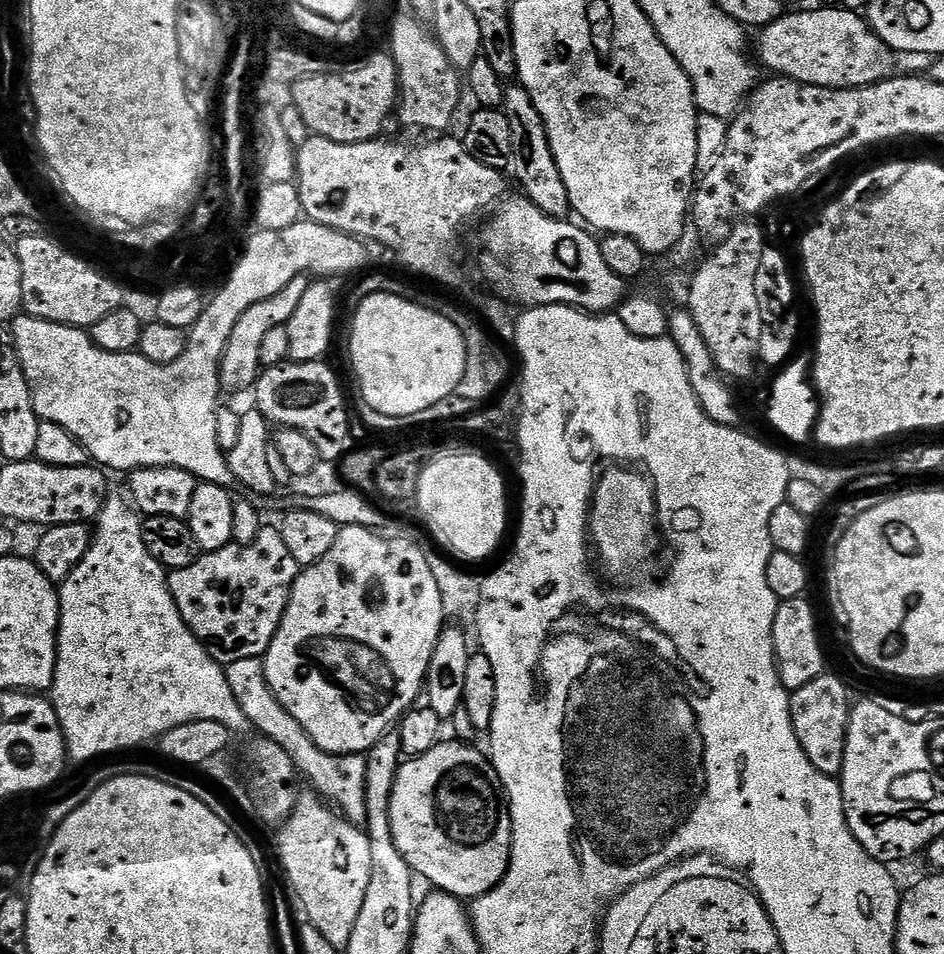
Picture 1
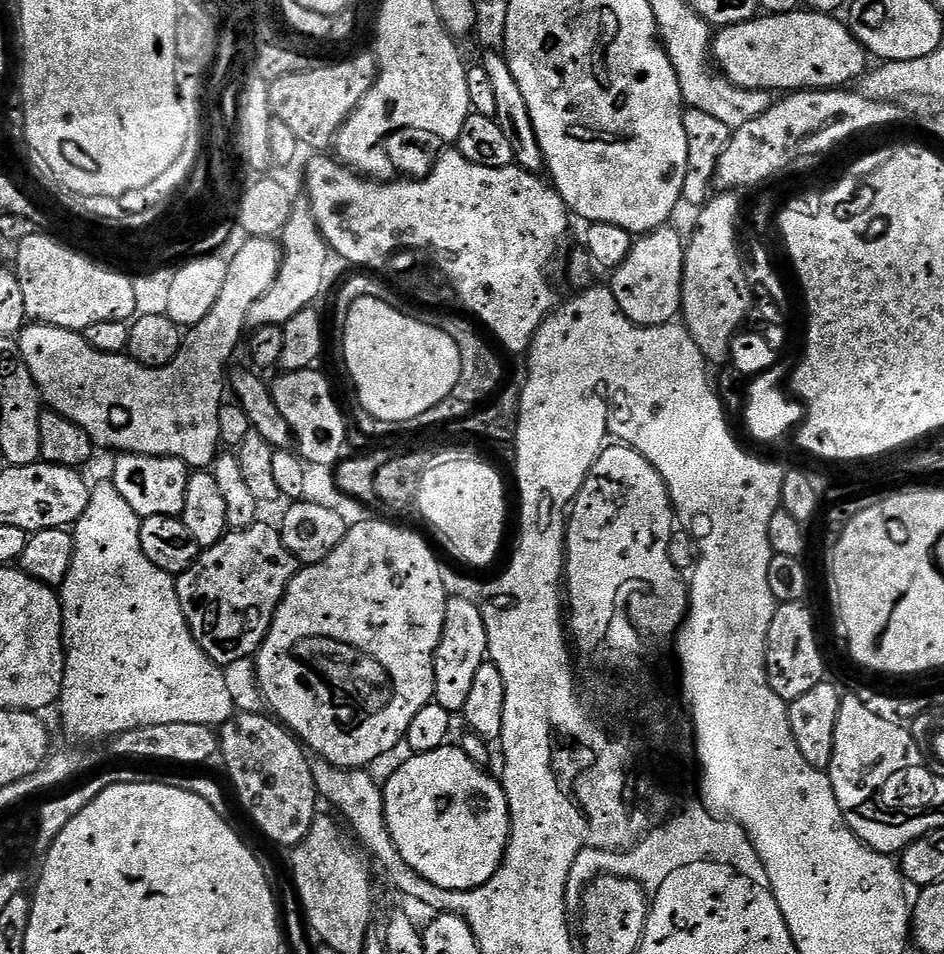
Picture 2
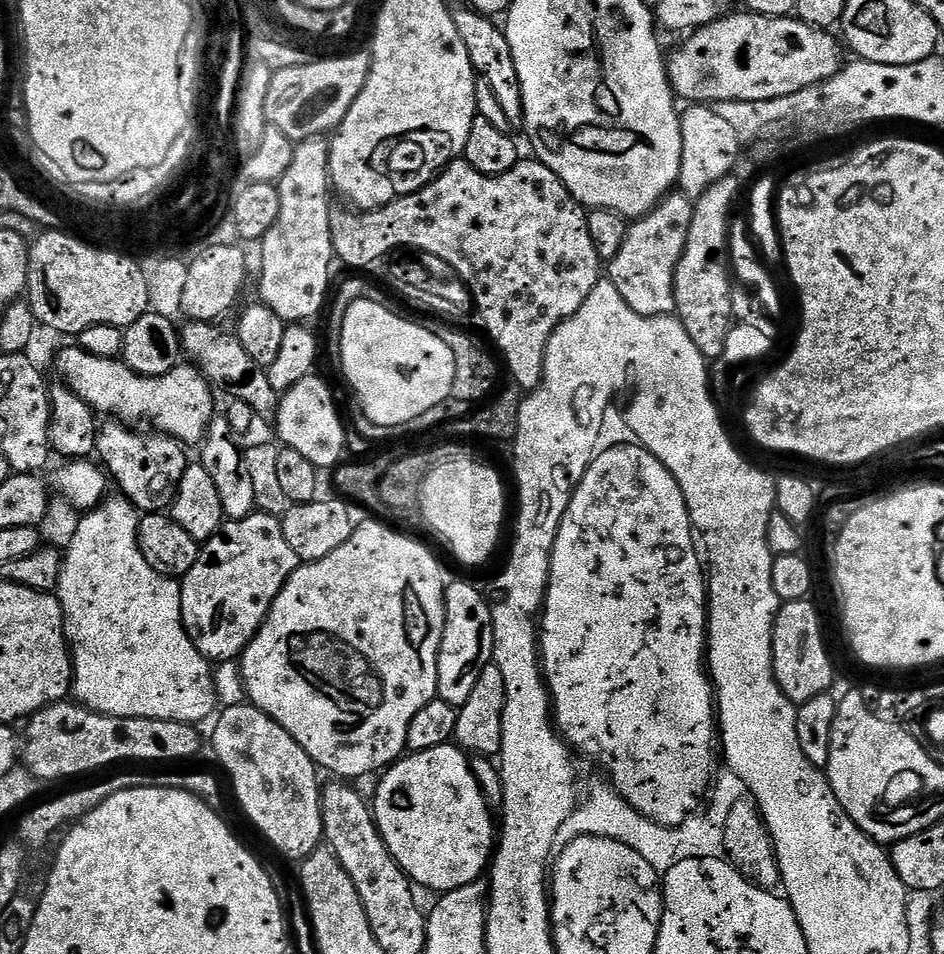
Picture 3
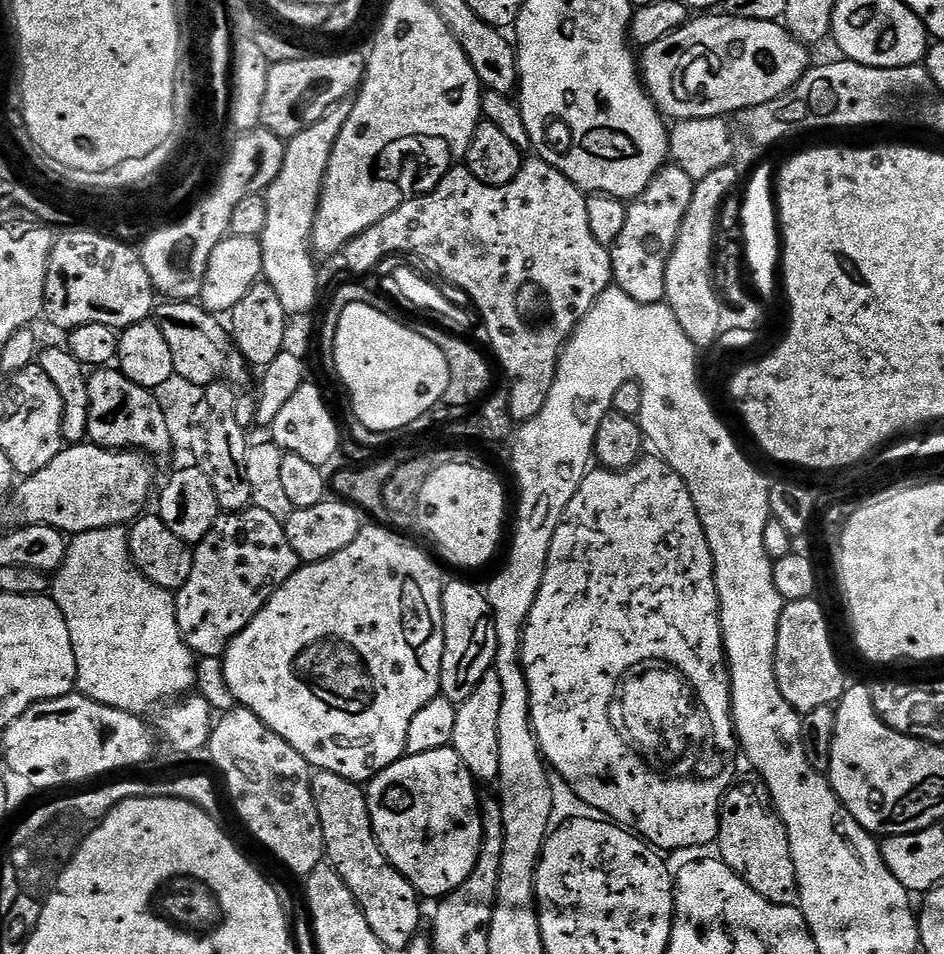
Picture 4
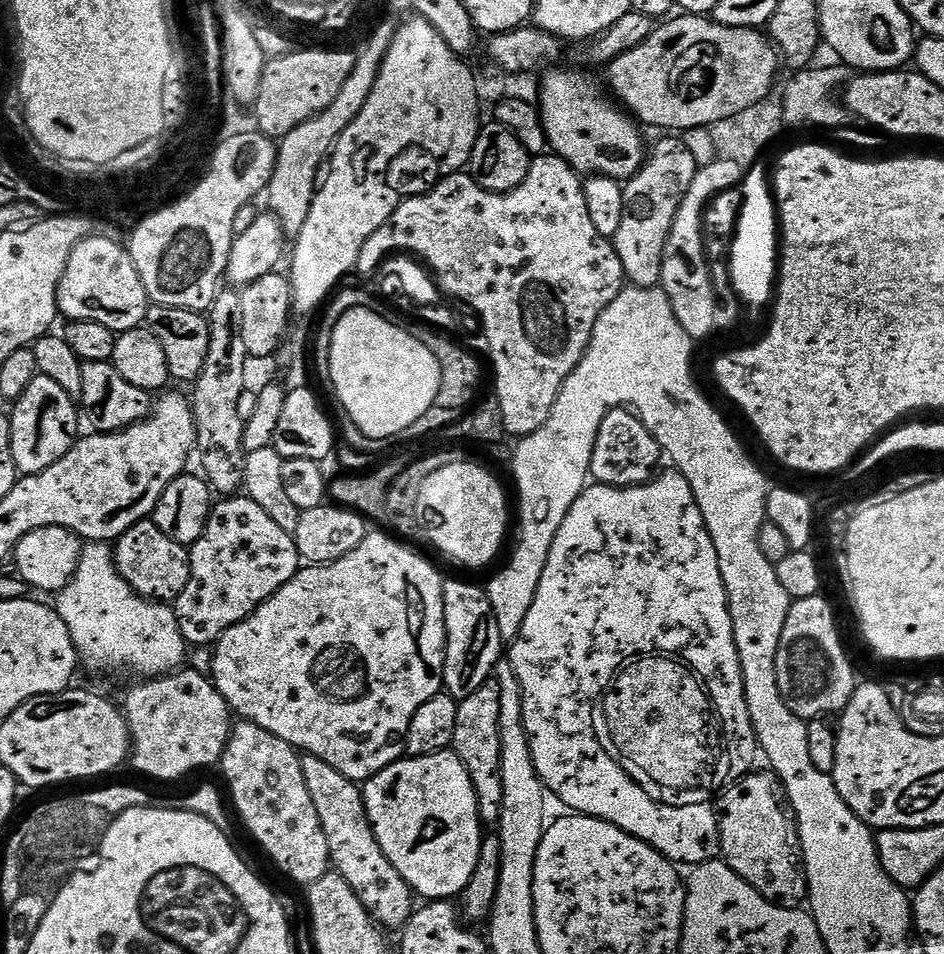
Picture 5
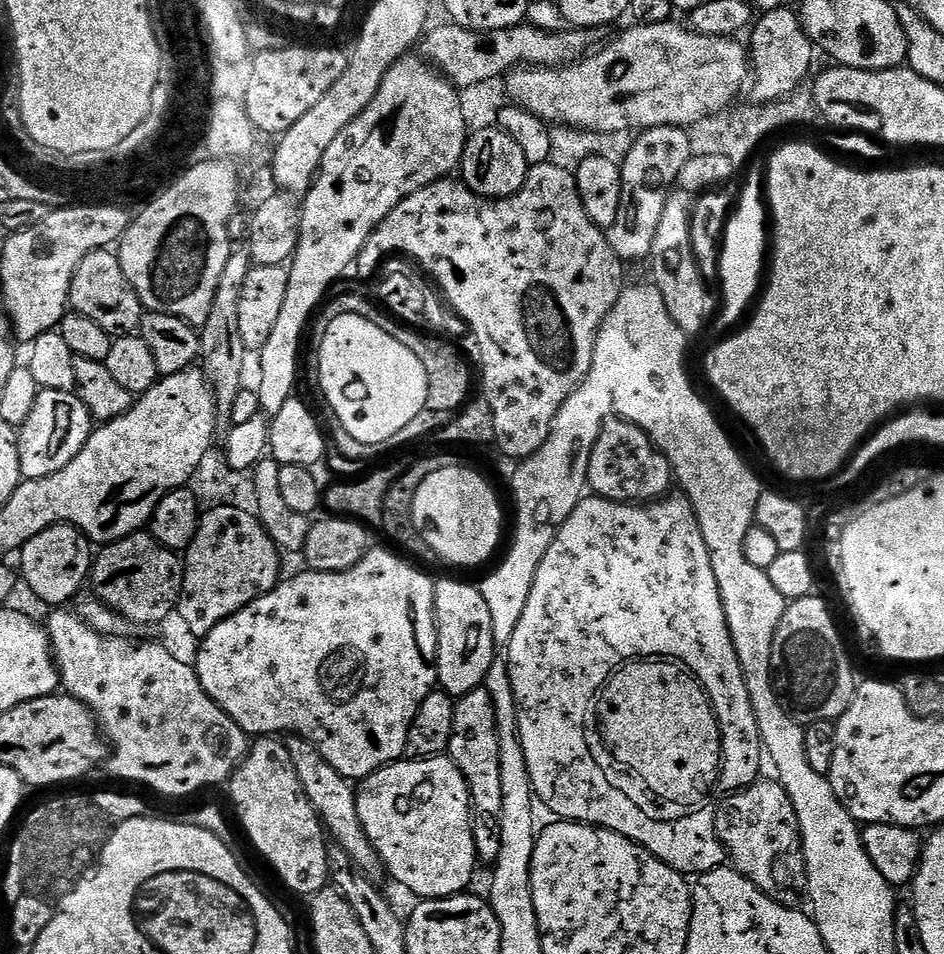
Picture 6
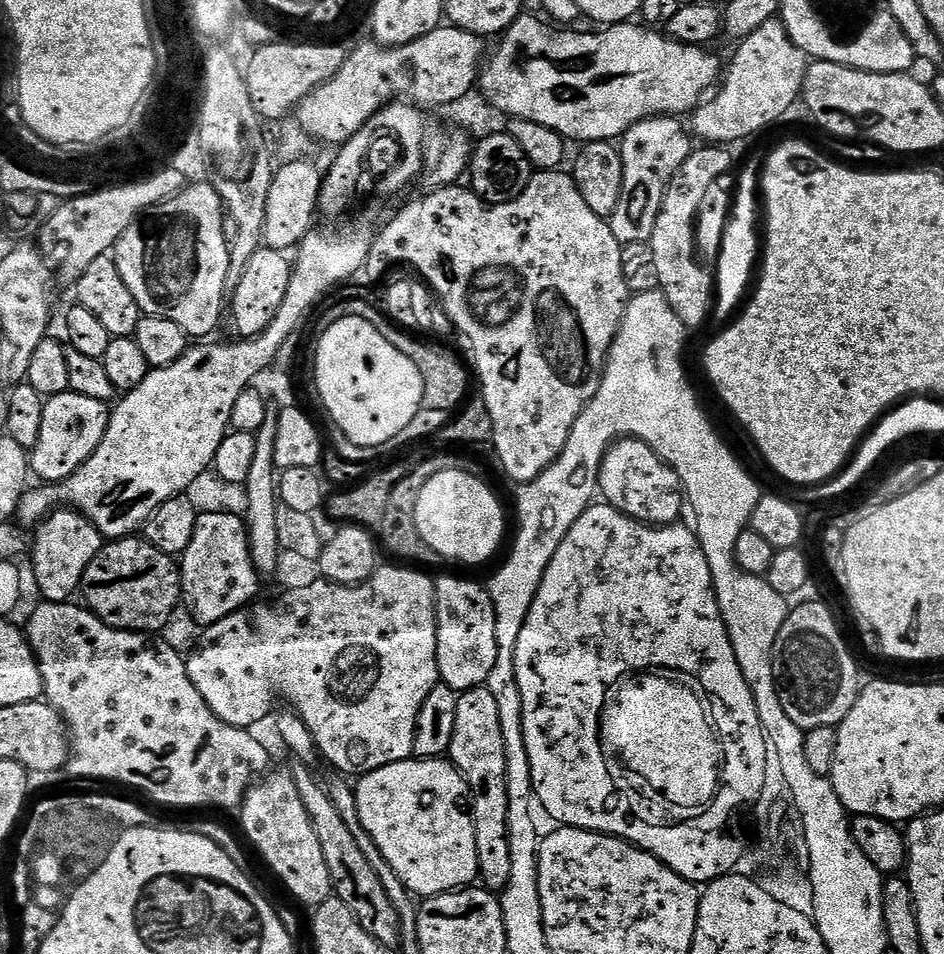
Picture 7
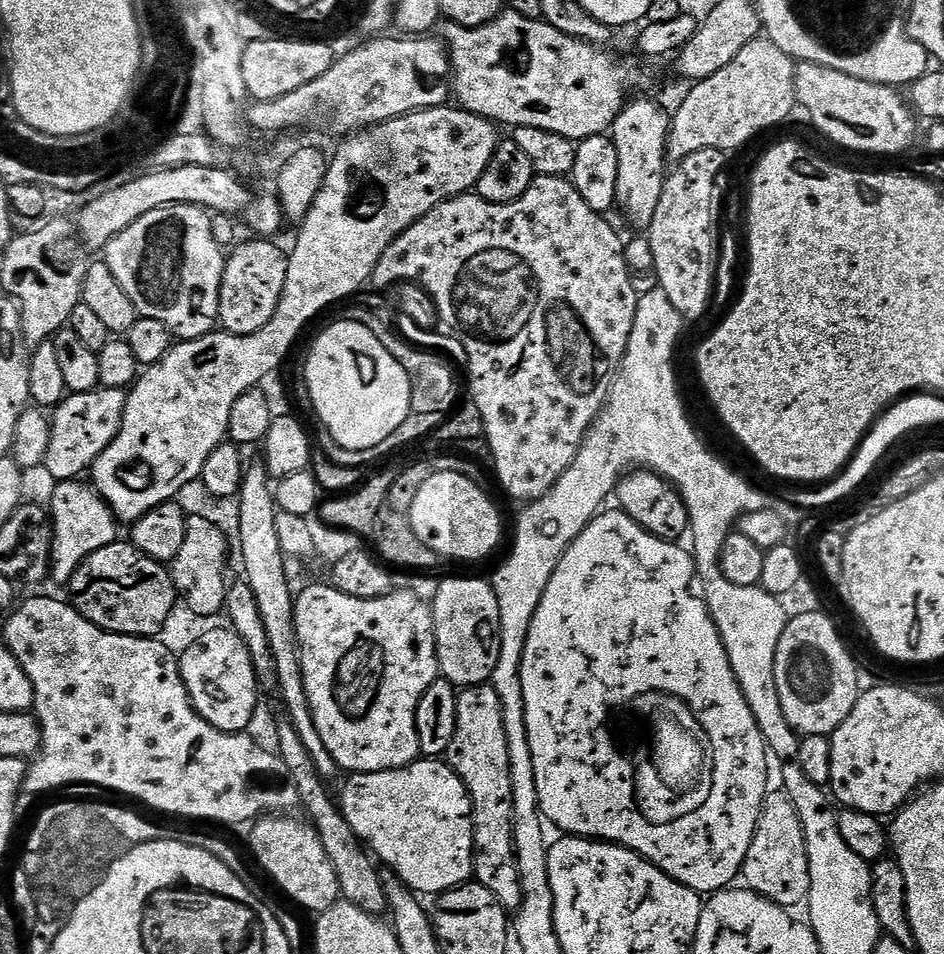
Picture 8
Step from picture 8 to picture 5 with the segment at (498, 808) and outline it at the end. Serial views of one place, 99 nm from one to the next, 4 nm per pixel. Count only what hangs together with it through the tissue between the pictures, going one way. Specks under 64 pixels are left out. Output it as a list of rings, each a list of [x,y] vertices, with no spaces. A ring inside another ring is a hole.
[[[493,678],[482,682],[470,698],[458,703],[458,722],[454,725],[454,738],[451,751],[466,766],[466,774],[470,774],[470,782],[476,791],[476,799],[485,802],[493,796],[504,795],[502,790],[502,738],[500,737],[500,715],[502,714],[502,686]]]

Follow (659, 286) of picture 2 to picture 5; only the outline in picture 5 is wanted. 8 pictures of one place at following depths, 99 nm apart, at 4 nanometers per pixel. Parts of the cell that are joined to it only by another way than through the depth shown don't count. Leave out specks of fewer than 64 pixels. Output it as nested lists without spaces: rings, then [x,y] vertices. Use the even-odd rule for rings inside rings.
[[[672,134],[665,136],[668,137],[653,148],[651,145],[650,155],[624,184],[622,223],[618,225],[618,234],[611,237],[618,262],[622,262],[625,281],[638,288],[655,288],[660,283],[666,238],[670,236],[678,206],[682,206],[682,198],[686,198],[686,190],[690,190],[698,167],[683,139]]]

